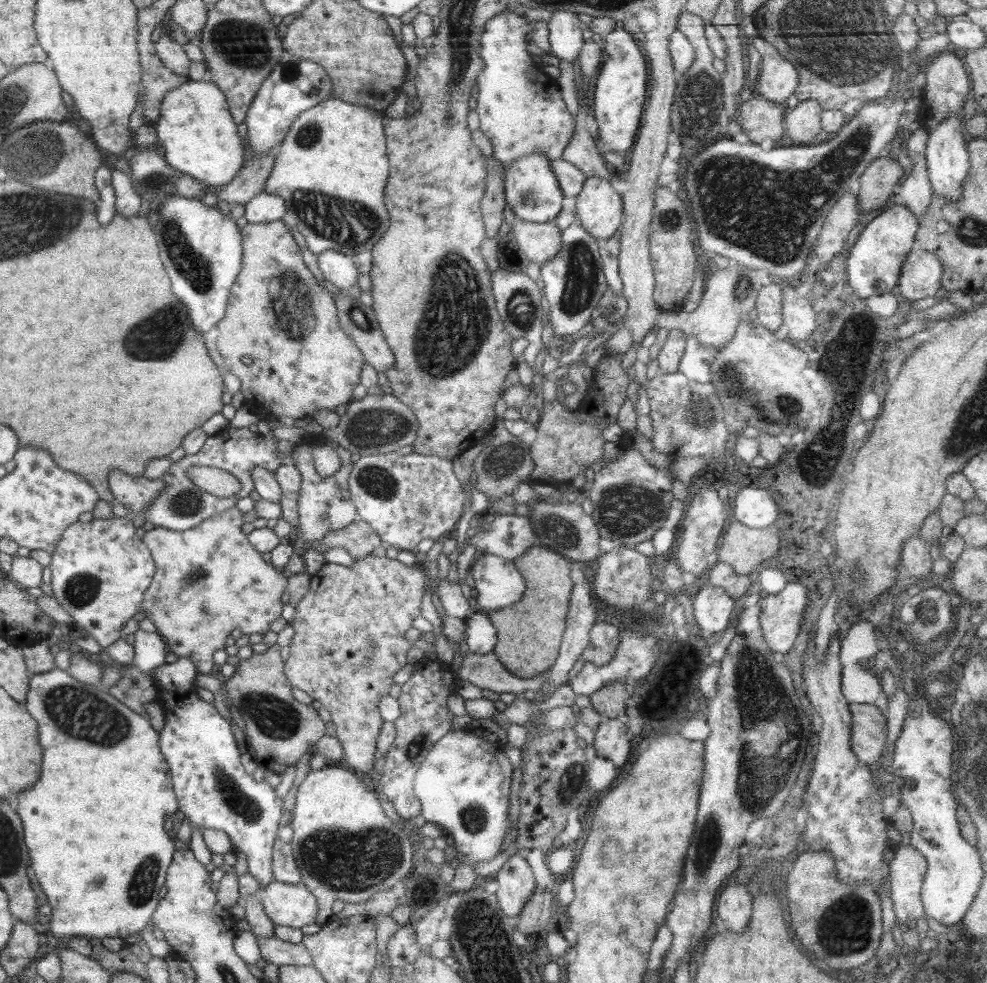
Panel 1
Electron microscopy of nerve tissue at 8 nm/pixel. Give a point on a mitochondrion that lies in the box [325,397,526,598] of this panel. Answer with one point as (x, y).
(373, 427)

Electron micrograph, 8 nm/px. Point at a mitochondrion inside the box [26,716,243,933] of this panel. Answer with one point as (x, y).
(143, 885)

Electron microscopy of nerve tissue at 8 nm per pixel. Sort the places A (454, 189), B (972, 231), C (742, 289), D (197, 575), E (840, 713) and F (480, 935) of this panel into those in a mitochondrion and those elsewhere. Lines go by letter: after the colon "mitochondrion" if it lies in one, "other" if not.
A: other
B: mitochondrion
C: mitochondrion
D: mitochondrion
E: other
F: mitochondrion

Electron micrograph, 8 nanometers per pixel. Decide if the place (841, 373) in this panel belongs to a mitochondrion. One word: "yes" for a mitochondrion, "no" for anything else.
yes

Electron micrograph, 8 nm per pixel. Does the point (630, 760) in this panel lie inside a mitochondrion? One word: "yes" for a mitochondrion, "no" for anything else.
no

